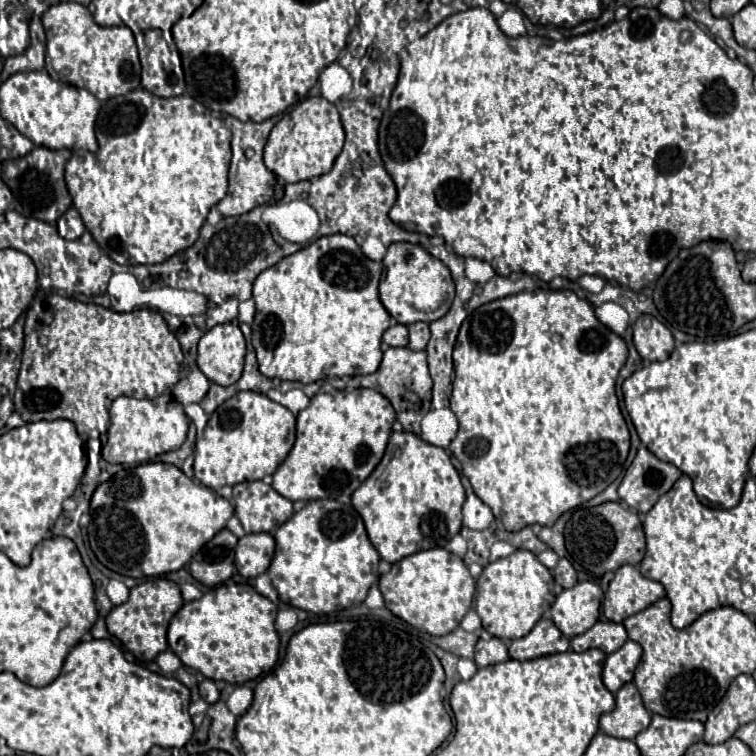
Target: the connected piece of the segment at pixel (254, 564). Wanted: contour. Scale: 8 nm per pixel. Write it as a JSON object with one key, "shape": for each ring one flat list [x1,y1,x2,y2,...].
{"shape":[[245,534,235,548,235,568,243,578,257,578,267,572,275,552,275,538,271,534]]}

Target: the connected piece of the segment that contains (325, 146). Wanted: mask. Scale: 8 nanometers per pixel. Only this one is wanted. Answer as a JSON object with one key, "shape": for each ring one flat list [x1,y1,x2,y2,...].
{"shape":[[309,96,295,104,271,130,263,162,265,166,285,182,311,180,315,176,327,174,333,168,335,158,341,154,345,142,345,132,339,120,335,104,323,100,321,96]]}

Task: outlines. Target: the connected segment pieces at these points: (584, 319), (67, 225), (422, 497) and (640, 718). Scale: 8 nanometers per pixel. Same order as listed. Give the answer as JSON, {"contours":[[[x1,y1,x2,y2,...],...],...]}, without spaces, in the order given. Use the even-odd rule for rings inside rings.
{"contours":[[[525,290,515,296,505,296,499,300,493,300,489,304,479,306,461,326,457,344,453,350,453,362,455,362,455,380,453,380,453,394,451,394,451,410,459,420,459,432,453,438,449,450,459,460,463,476,469,480,473,492,491,508,493,516,503,522,505,530,517,532,531,524,551,526,555,520,583,502,595,498,599,492,603,492,623,470,623,464,629,454,629,430,623,420,623,414,619,410,619,400,615,394,615,380,619,370,623,368,627,360,627,344,621,336,611,332,605,324,601,324,595,318,593,306,587,300,577,298,571,290]],[[69,208,63,216,59,216,59,220,57,220,57,230,59,230,59,234,61,234,65,240,77,240,77,238,83,234,83,230,85,230,79,212,77,212,75,208]],[[393,432,387,444,387,452,373,474,353,492,353,508,361,514,369,540,387,562,399,562,401,558,429,550,435,546,445,546,461,530,461,508,465,502,465,488,459,472,455,470,449,454,443,448,427,444,417,434]],[[625,684,615,694,615,708,601,716,599,728,615,738,633,740,651,722,651,712,643,706,641,694,635,684]]]}

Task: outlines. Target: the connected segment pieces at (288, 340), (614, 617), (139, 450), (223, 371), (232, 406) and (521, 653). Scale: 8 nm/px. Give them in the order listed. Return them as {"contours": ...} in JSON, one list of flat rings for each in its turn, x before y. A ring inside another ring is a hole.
{"contours":[[[333,234,333,236,321,236,317,238,315,242,311,242,309,246,301,248,299,252,291,254,291,256,285,256,279,264,263,270,257,280,253,282,253,300,255,300,255,306,257,306,257,312,255,312,255,320,251,324,251,330,253,330,253,348,257,352,257,360,259,360,259,370,263,376,267,378,281,378,281,380,299,380,303,384,309,384,309,382,317,382,317,380,325,380,325,378,339,378,339,376,355,376,355,374,373,374,379,364,381,364,381,336,383,332,391,326,391,316,389,312,385,310,385,306,381,304,379,300,379,278,381,278,381,272,383,272,383,266,379,262,373,262,369,260,361,248,357,246,357,242,351,238,351,236,343,236,343,234]],[[621,566,605,592,603,614,611,622,623,622,661,596,665,596,665,588,659,582,645,578,635,566]],[[163,392,161,396,149,398,129,398,119,396,109,409,109,440,103,446,103,458,111,464,139,464,147,462,163,452,177,450,187,436,189,420,183,412,183,406,171,396,171,392]],[[217,324,199,340,199,370,219,386,231,386,243,372,247,352,243,332,237,324]],[[239,392,231,400,225,400,209,418,201,438,195,444,195,478,213,490,219,490,221,486,229,484,239,484,239,482,253,482,253,480,263,480,265,476,271,476,277,466,285,460,289,450,293,448,295,442,295,416,281,404,269,400,263,394,257,392]],[[541,618,527,636,509,642,509,656,513,660,533,660,555,652,565,652,567,648,569,638,559,632,553,620]]]}

